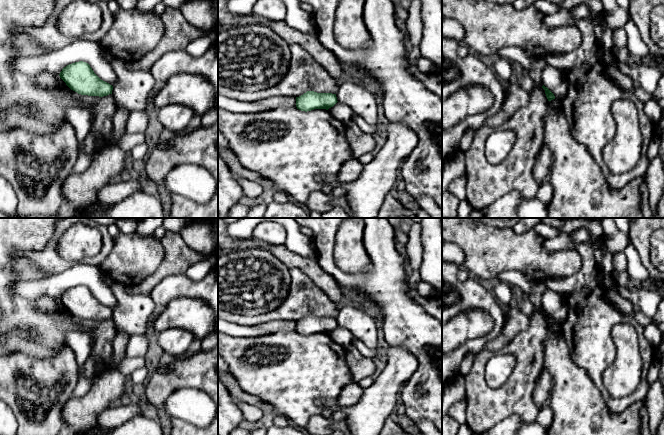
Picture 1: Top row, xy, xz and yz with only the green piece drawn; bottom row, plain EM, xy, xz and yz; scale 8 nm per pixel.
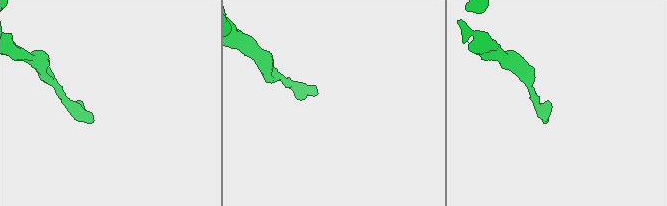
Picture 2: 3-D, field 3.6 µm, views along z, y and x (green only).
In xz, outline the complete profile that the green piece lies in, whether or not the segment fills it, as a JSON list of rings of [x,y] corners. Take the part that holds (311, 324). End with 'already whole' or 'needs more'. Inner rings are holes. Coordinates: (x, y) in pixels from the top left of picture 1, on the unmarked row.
[[[307,315],[303,319],[296,321],[296,331],[301,335],[311,335],[314,333],[326,333],[333,331],[337,327],[336,318],[317,317]]]; already whole

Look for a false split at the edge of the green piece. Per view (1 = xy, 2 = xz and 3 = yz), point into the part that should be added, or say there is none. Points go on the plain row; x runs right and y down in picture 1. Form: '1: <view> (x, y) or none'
1: none
2: none
3: none

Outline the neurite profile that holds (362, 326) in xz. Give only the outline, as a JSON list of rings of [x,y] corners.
[[[346,304],[339,309],[336,321],[367,347],[379,351],[376,321],[362,309]]]

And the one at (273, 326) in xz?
[[[277,320],[269,323],[259,324],[253,326],[259,330],[267,333],[273,333],[280,330],[296,330],[296,321],[292,320]]]

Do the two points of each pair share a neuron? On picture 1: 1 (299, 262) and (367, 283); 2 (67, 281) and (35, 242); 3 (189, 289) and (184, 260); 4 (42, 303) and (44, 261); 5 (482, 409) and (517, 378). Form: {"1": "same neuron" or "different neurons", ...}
{"1": "different neurons", "2": "different neurons", "3": "different neurons", "4": "different neurons", "5": "same neuron"}

